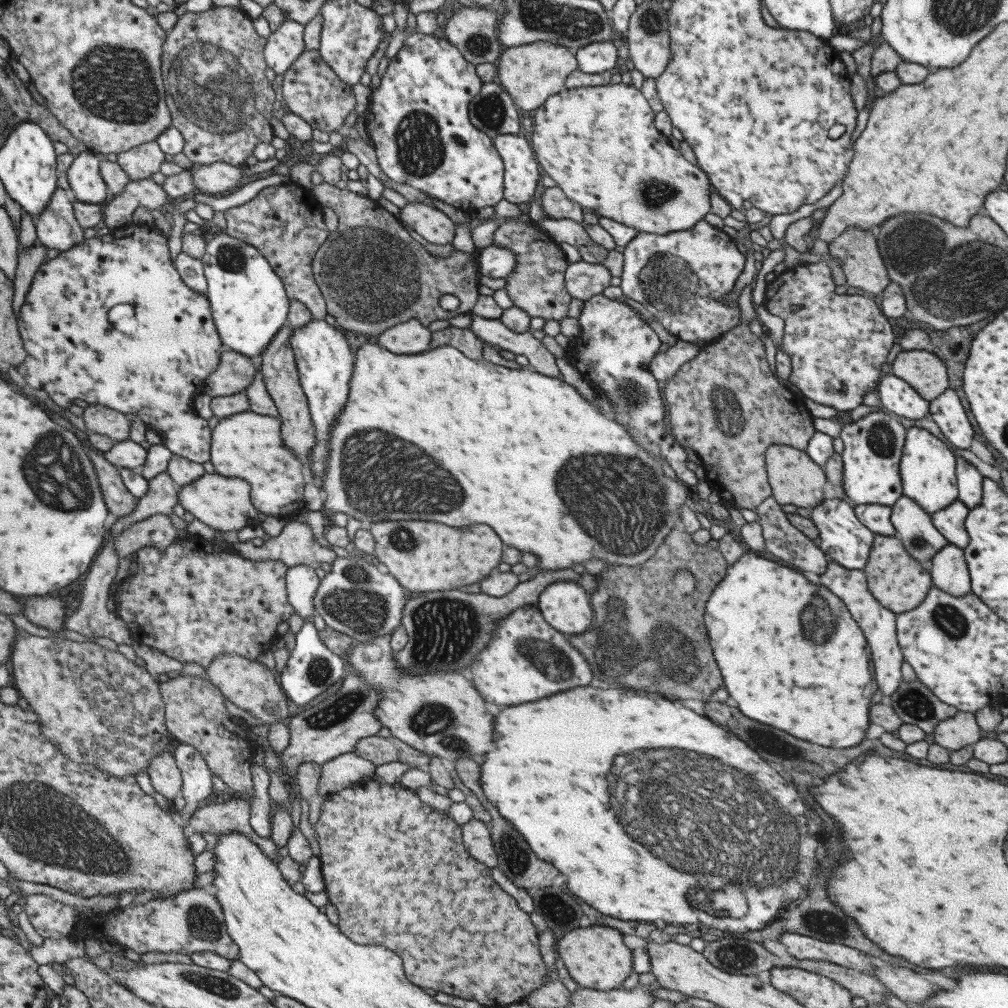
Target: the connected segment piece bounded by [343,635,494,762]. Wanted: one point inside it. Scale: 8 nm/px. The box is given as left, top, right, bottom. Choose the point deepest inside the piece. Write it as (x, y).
(440, 714)

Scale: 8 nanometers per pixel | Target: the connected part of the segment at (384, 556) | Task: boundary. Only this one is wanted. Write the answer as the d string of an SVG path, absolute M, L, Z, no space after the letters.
M386 520L371 524L368 532L374 541L375 558L411 595L431 590L456 590L485 578L498 566L501 548L504 548L495 532L485 524L449 528L439 522Z

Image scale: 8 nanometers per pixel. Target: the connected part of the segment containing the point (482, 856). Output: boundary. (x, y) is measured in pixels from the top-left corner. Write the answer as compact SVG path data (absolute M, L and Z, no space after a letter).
M472 818L461 826L461 838L466 851L490 869L497 867L498 858L495 856L488 827L483 821Z

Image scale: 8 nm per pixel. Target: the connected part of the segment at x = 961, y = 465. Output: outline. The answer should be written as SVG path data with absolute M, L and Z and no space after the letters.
M957 457L955 463L956 487L959 499L967 508L973 508L982 495L981 474L965 459Z

